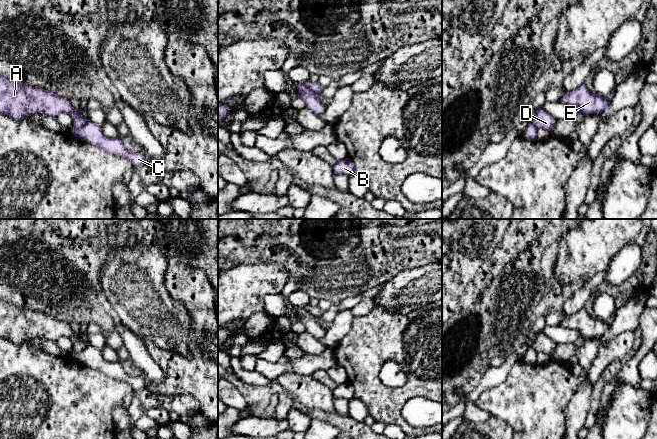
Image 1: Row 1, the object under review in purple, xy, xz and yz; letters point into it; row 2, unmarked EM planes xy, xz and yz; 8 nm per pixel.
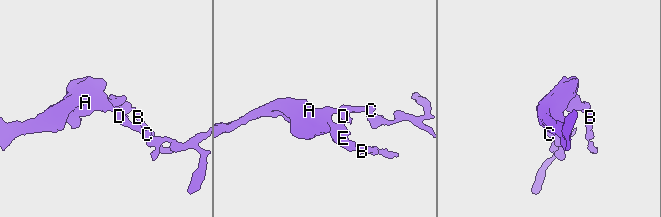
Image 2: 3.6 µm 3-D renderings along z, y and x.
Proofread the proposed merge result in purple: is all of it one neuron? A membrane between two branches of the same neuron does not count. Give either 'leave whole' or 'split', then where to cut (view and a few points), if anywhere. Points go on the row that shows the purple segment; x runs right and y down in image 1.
split; cut xz (297, 86), (306, 86), (316, 94)

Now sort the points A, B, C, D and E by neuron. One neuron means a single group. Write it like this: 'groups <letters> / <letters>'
groups A B D E / C

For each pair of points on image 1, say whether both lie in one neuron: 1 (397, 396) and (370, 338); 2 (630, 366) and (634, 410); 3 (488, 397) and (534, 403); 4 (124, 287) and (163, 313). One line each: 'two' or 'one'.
1: one
2: two
3: one
4: one

